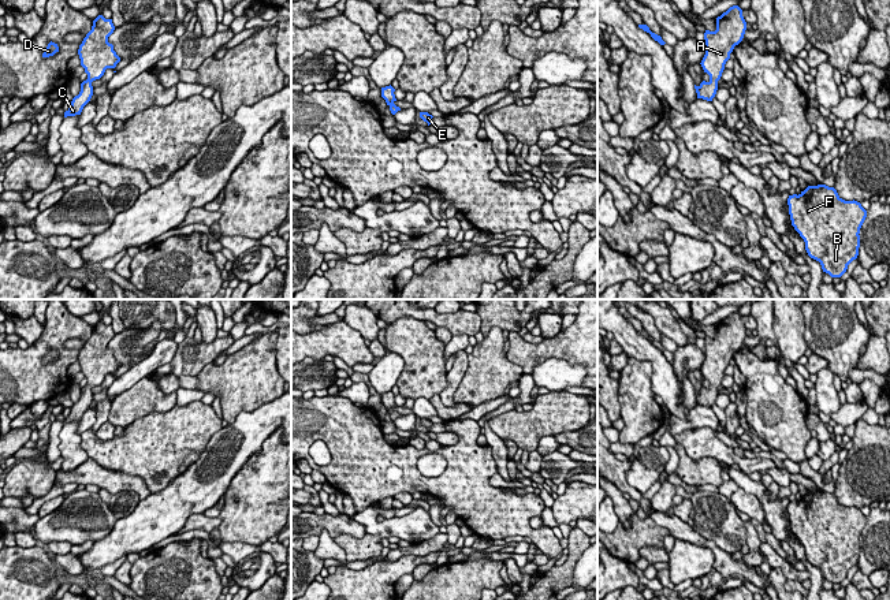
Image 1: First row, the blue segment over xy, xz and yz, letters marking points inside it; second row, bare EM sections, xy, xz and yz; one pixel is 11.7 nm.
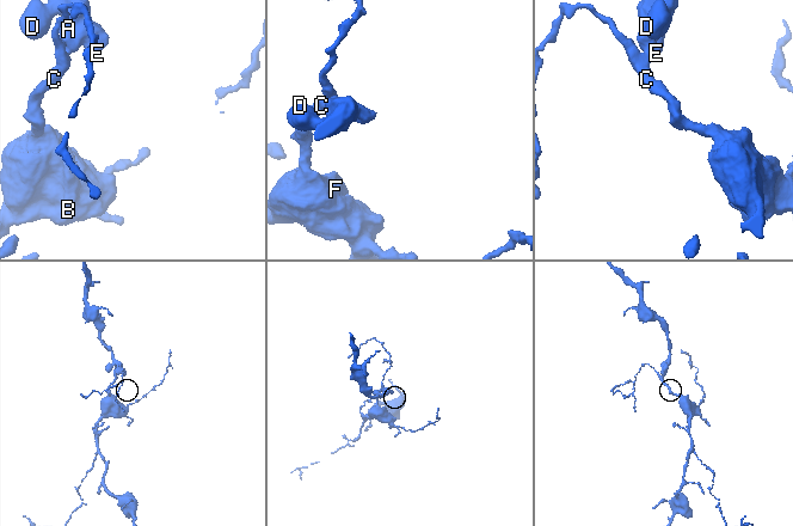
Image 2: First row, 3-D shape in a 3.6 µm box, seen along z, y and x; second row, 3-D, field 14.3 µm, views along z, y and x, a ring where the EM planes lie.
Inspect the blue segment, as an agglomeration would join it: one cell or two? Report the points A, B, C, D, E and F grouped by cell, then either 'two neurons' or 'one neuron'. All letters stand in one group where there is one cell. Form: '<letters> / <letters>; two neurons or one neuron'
A B C D E F; one neuron

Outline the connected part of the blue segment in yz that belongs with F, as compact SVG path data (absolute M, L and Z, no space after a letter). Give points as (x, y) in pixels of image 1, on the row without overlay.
M826 491L789 502L787 511L792 532L804 545L808 562L820 569L823 578L841 584L859 562L859 540L867 517L854 506L842 506Z

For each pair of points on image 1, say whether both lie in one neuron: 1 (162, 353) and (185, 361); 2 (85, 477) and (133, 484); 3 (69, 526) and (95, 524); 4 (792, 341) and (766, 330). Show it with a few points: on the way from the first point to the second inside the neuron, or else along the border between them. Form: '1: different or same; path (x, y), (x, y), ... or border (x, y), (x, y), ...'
1: different; border (178, 343), (174, 357), (146, 376)
2: same; path (97, 477), (120, 481)
3: same; path (75, 524), (88, 524)
4: different; border (773, 313), (773, 332), (778, 347)

